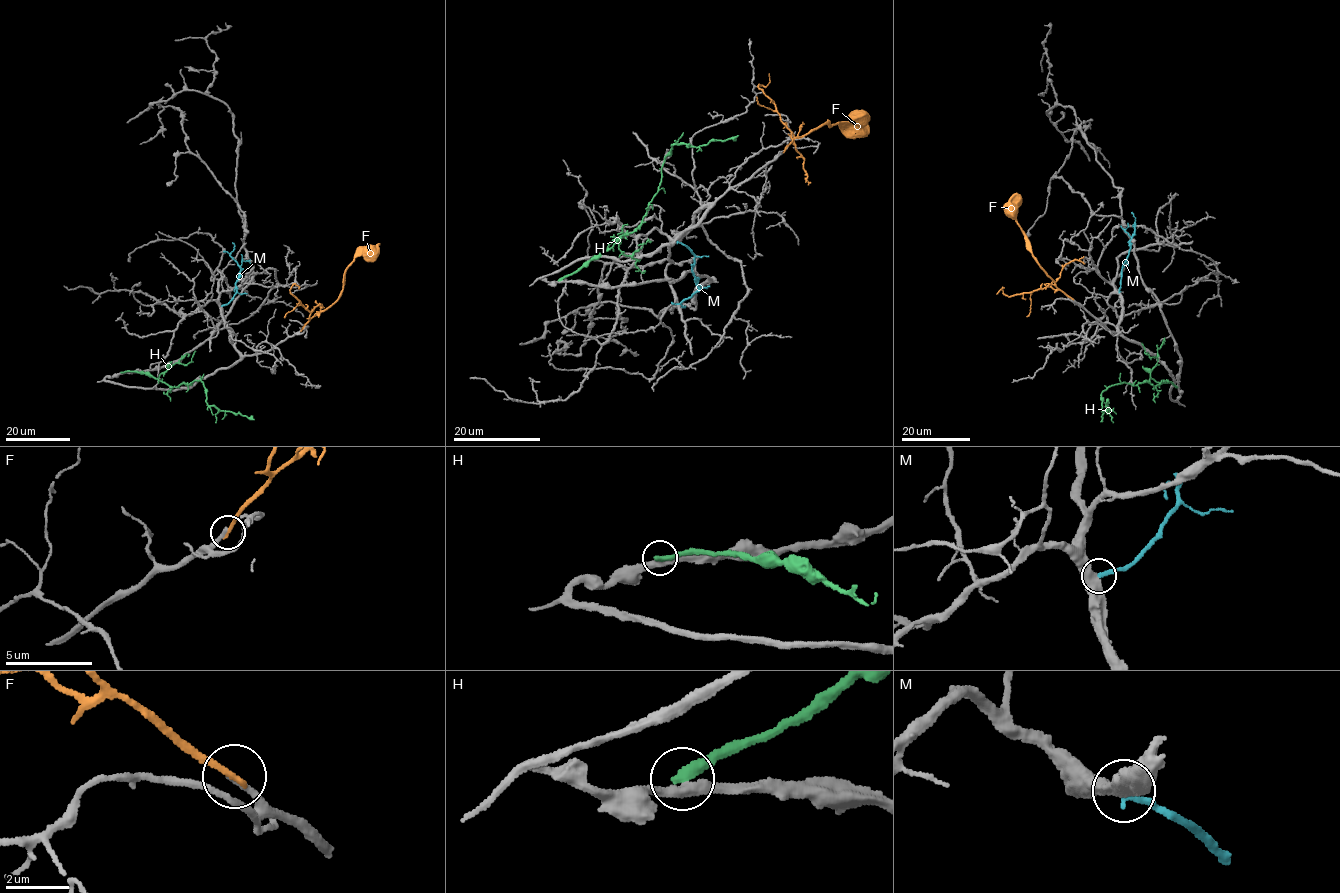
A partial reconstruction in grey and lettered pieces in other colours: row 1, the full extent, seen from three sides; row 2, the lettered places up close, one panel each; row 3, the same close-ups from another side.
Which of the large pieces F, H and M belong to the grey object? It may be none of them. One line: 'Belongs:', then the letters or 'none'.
Belongs: none

